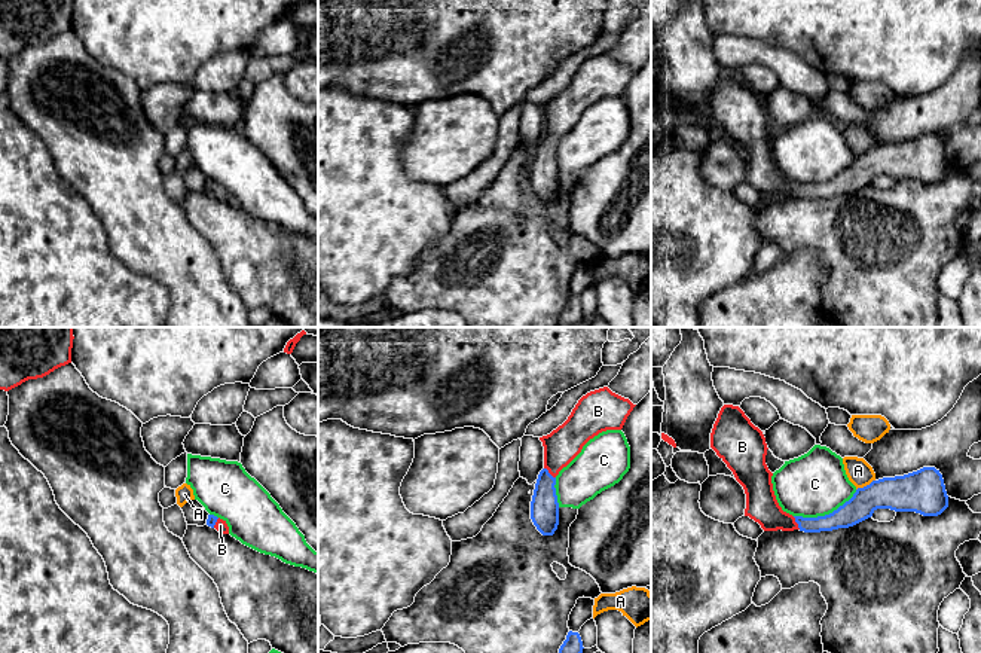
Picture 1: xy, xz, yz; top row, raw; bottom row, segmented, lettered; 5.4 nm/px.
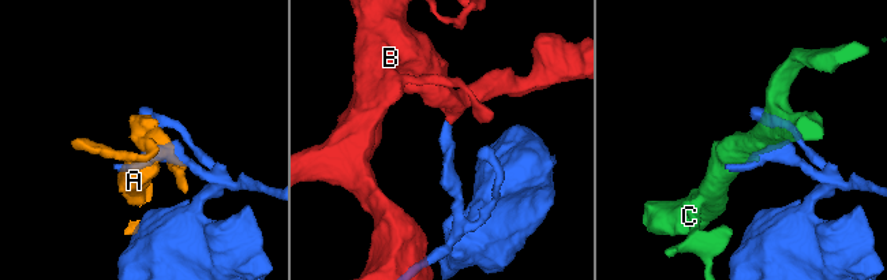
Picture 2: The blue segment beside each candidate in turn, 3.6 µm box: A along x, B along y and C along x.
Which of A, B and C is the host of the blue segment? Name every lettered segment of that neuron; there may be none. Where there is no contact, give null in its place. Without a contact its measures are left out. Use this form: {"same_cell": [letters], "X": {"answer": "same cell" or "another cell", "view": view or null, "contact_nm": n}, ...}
{"same_cell": ["B"], "A": {"answer": "another cell", "view": "yz", "contact_nm": 120}, "B": {"answer": "same cell", "view": "xz", "contact_nm": 90}, "C": {"answer": "another cell", "view": "yz", "contact_nm": 380}}

